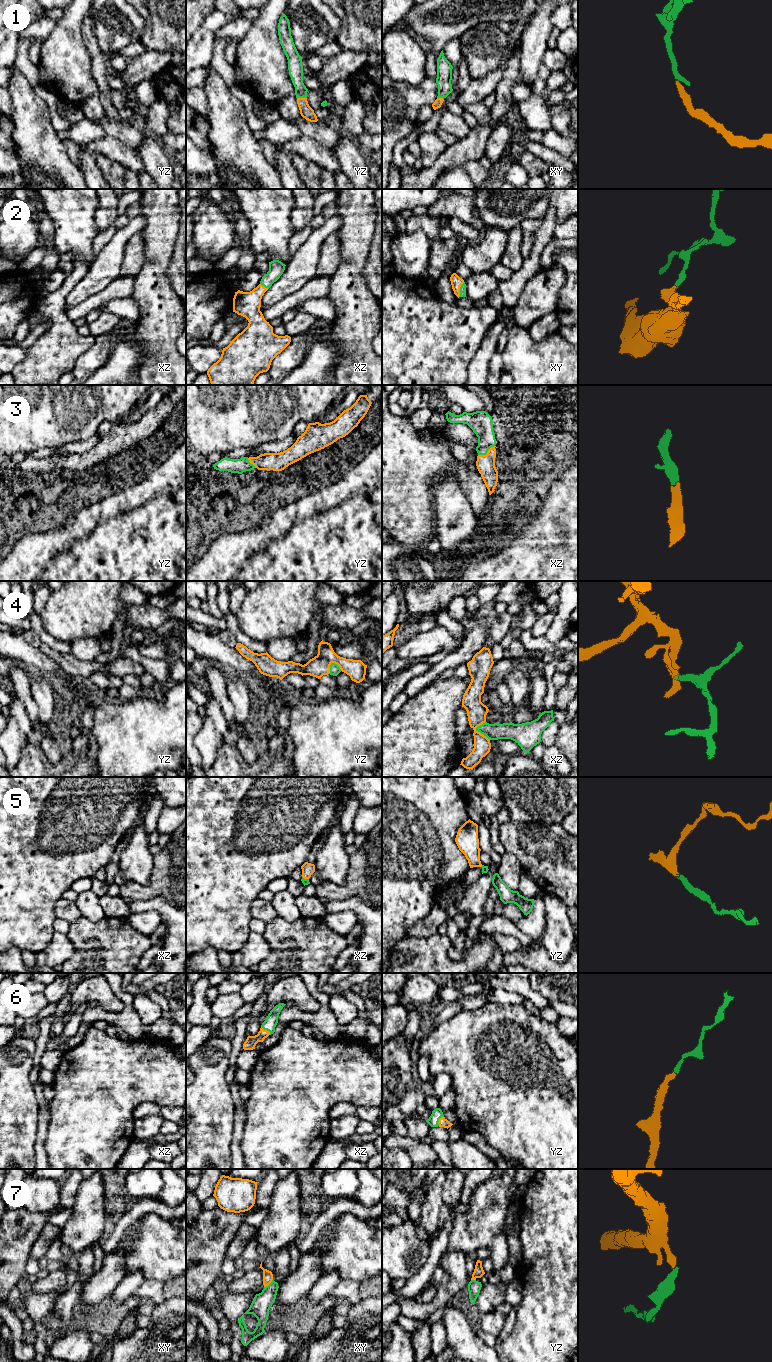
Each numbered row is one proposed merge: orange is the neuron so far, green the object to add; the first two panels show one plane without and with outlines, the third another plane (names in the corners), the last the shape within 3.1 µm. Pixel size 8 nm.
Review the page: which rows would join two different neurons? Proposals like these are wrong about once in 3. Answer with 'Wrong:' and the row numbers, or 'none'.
Wrong: 7

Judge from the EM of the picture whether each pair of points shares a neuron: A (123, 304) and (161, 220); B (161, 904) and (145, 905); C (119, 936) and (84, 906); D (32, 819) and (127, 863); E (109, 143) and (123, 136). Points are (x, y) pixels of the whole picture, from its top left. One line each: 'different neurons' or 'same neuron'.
A: different neurons
B: same neuron
C: different neurons
D: different neurons
E: different neurons

